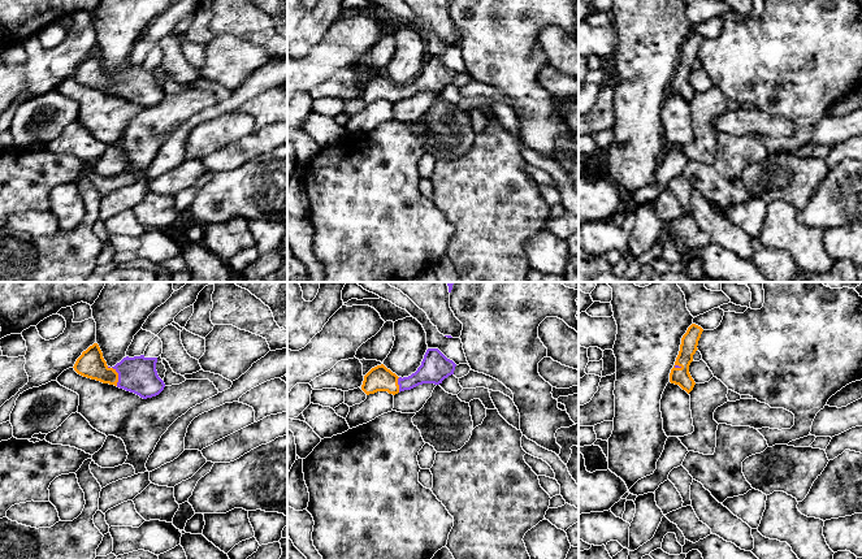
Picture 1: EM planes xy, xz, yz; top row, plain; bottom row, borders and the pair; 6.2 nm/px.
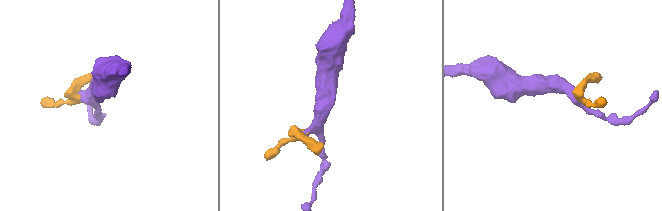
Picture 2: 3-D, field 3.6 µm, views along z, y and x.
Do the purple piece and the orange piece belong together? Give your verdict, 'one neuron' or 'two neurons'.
one neuron

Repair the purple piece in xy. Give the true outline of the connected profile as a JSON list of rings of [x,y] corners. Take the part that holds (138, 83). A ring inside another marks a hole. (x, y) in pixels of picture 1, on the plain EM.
[[[94,52],[82,61],[73,77],[83,86],[114,94],[147,108],[159,104],[165,96],[157,83],[156,72],[157,66],[126,65],[109,77],[99,53]]]

